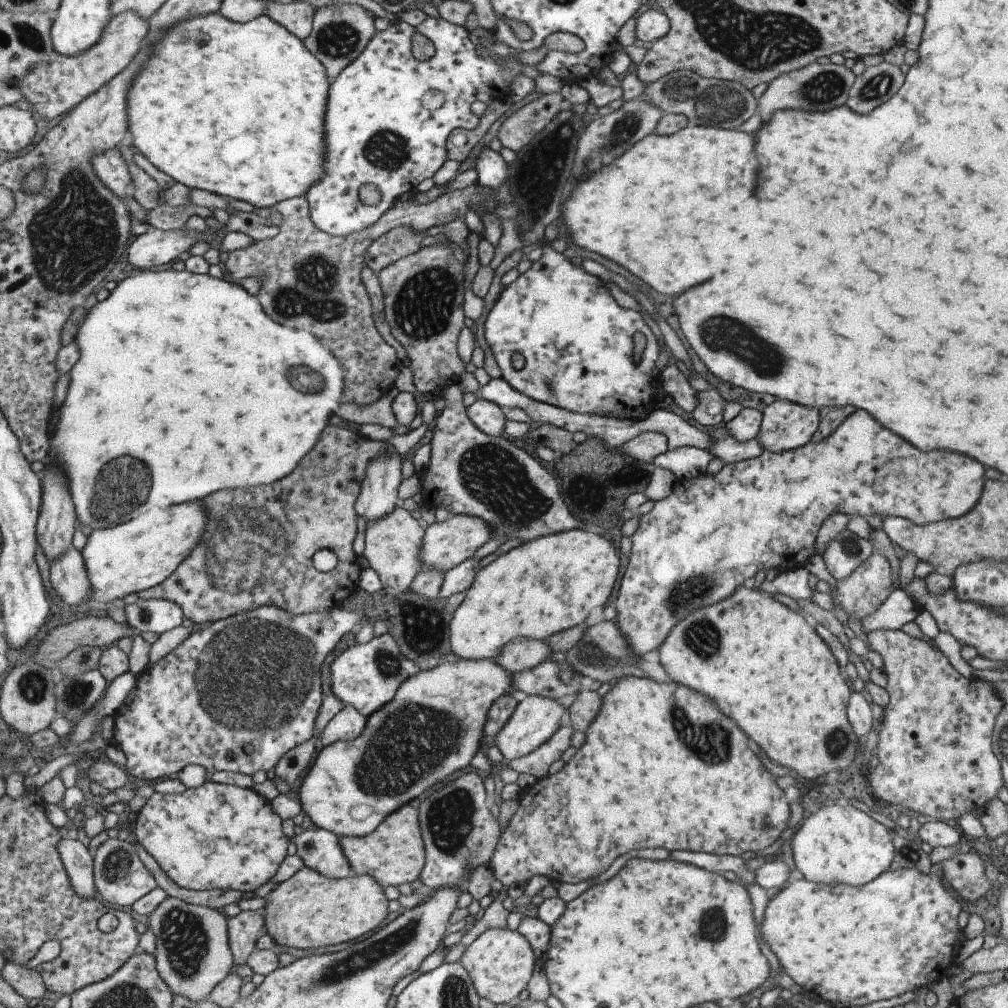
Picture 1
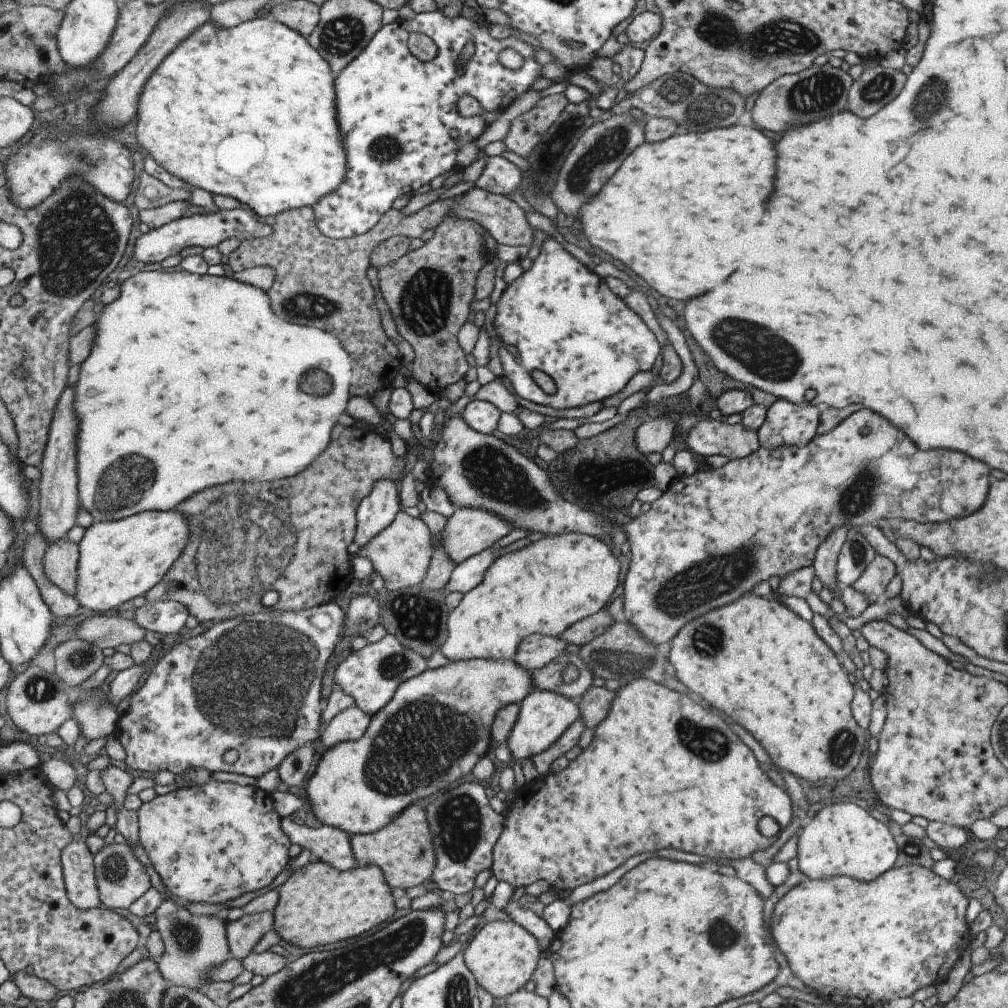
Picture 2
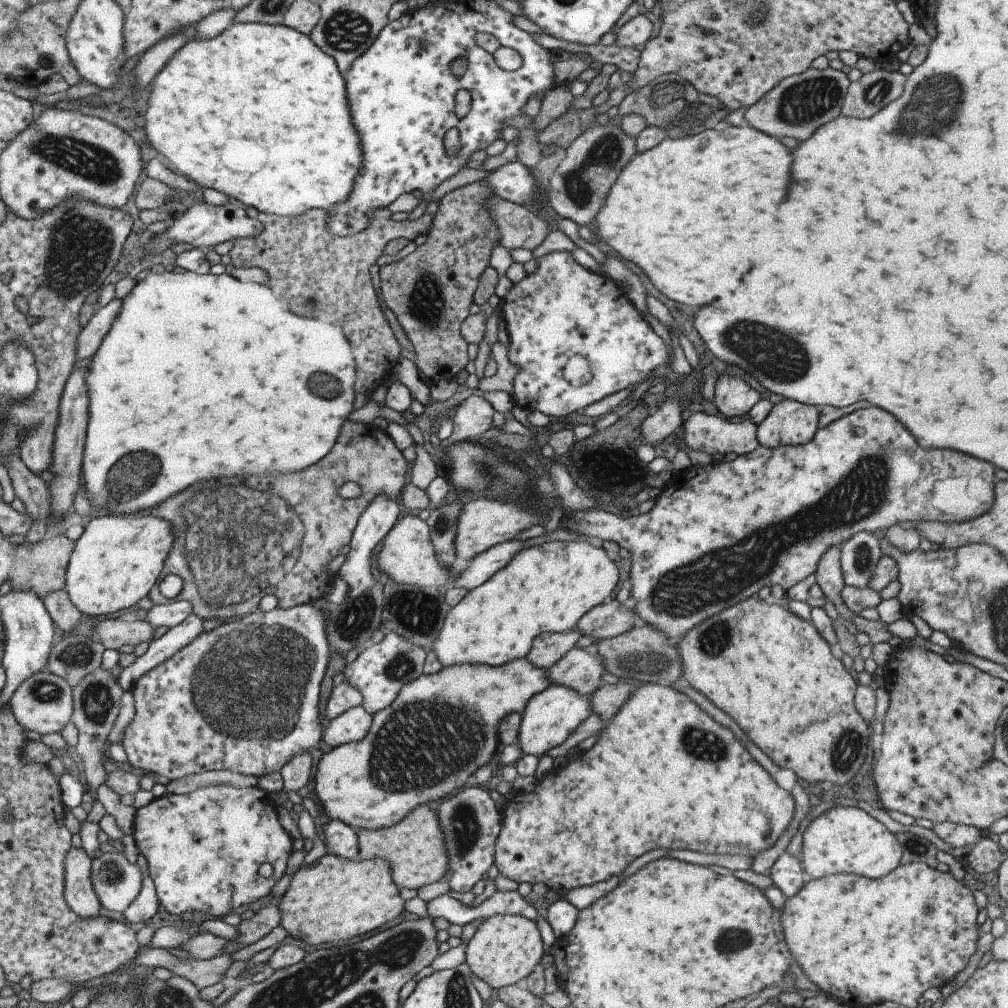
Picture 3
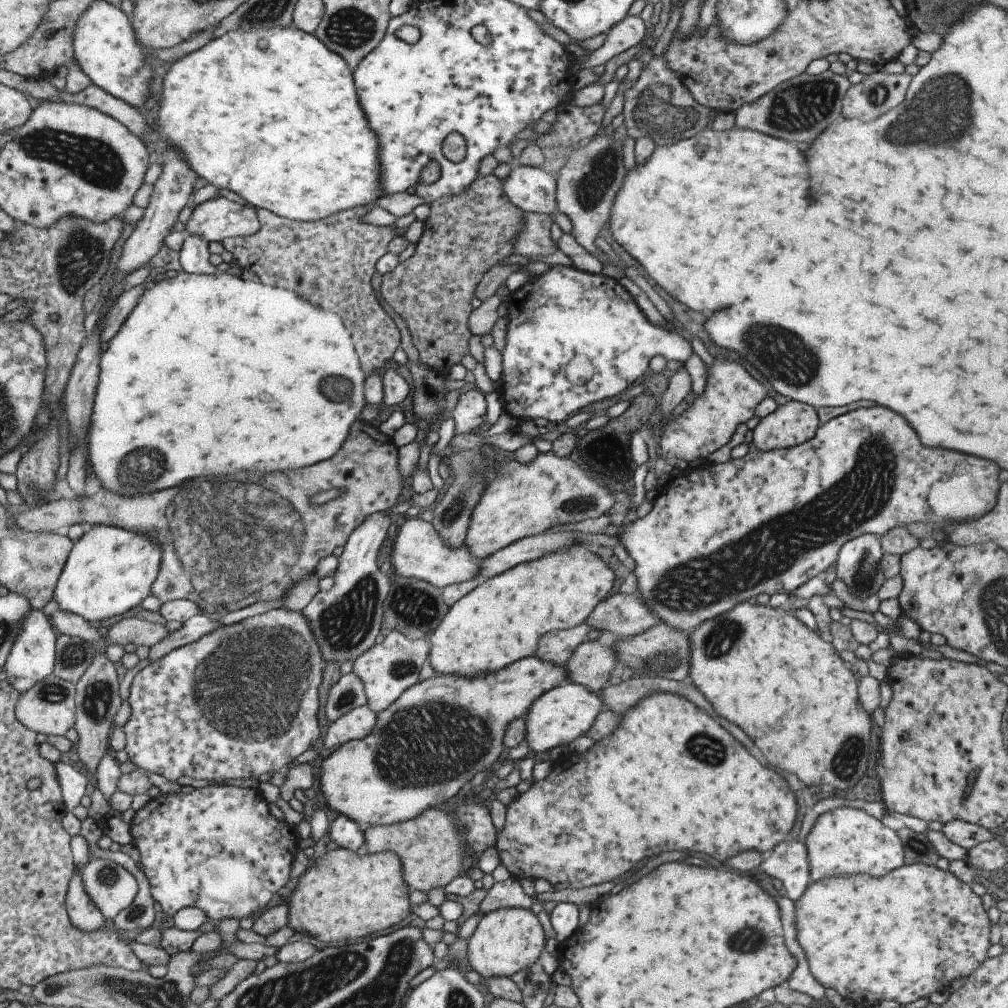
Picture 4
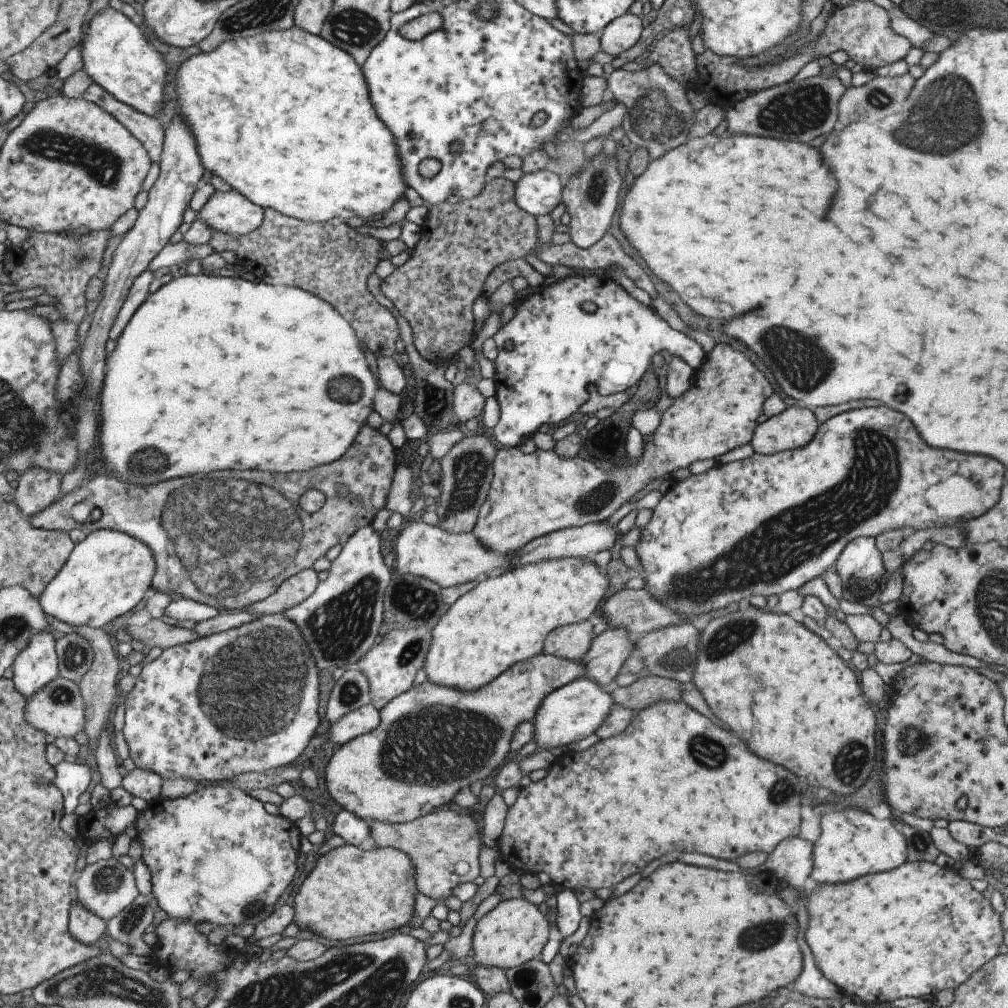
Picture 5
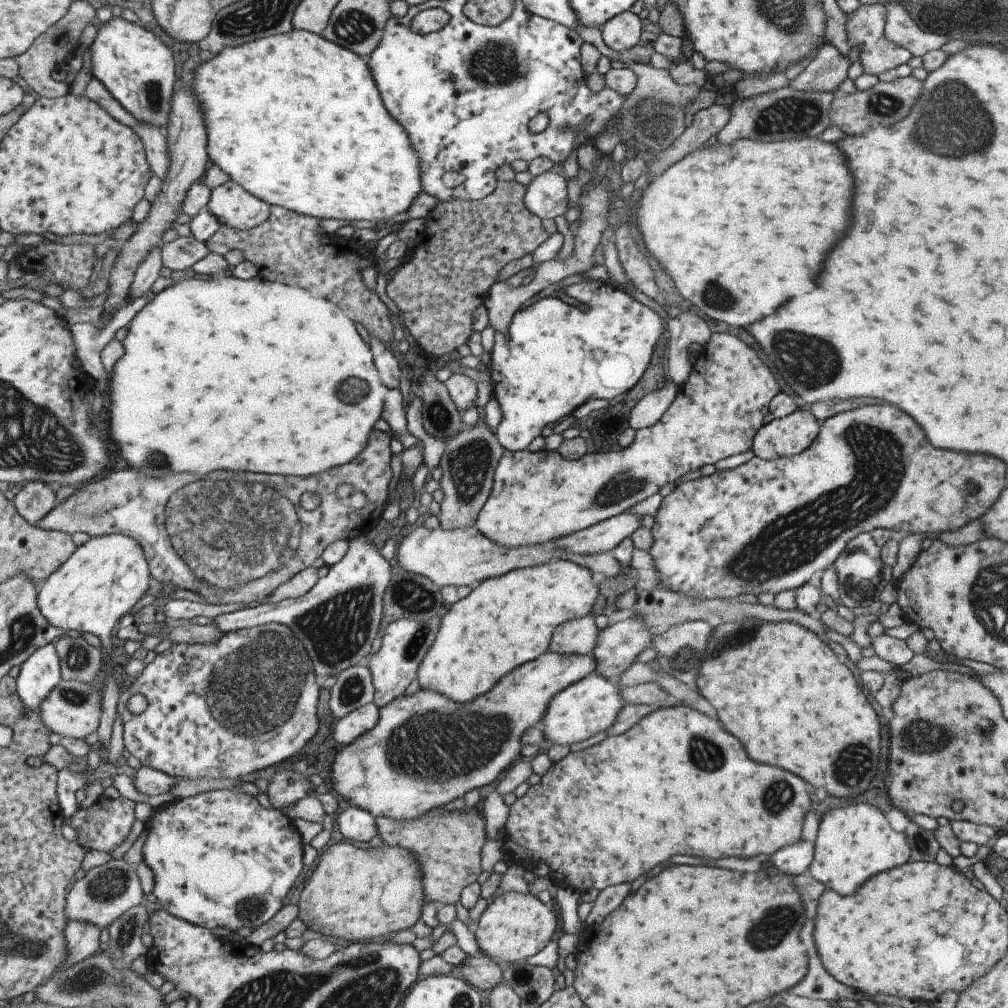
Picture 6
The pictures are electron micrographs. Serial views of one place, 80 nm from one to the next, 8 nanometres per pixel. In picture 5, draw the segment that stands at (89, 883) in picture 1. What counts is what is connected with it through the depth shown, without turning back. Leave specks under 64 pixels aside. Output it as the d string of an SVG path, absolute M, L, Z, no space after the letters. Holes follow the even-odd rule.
M70 901L68 910L69 934L79 942L90 945L97 942L106 928L106 921L94 915L77 901Z

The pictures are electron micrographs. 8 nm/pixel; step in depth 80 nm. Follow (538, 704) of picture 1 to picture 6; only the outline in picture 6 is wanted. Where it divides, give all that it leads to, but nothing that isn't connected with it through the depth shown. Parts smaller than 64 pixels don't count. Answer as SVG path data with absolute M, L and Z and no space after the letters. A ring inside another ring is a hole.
M591 672L581 680L556 692L546 704L545 712L538 723L544 739L549 740L553 745L570 745L584 741L598 732L605 732L623 704L618 693L620 688L618 681L608 681Z

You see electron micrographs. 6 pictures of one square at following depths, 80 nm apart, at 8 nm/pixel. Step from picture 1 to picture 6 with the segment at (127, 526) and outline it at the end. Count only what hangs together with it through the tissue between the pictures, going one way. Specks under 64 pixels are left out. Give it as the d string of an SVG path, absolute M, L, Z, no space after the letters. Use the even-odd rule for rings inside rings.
M109 533L88 537L56 571L37 586L36 605L56 633L75 630L97 636L101 647L101 665L109 672L112 661L111 630L115 622L144 596L149 576L143 550L129 536Z

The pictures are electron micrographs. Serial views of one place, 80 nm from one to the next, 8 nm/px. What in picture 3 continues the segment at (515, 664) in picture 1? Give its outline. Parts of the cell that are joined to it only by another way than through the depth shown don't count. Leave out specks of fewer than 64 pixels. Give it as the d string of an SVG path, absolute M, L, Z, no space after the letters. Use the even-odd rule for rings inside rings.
M567 631L557 634L541 634L533 638L533 648L527 651L525 659L530 661L535 668L548 669L555 664L571 647L575 646L580 634L575 631Z

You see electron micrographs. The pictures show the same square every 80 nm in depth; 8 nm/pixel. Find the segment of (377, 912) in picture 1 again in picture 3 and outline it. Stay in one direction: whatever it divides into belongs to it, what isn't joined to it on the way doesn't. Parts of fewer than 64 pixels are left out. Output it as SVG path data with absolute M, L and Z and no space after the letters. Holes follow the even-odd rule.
M325 854L322 857L319 857L316 861L313 861L310 865L304 865L298 869L291 877L289 885L286 888L286 891L283 893L280 898L280 902L277 906L280 912L279 926L287 932L288 936L295 938L295 940L301 940L305 944L327 944L327 942L339 942L339 940L347 940L347 938L355 936L363 936L367 932L373 932L377 930L379 926L385 926L389 924L393 918L395 918L401 911L403 911L403 902L404 900L398 895L398 888L393 884L390 875L389 865L381 859L369 859L363 861L357 859L355 861L348 861L341 857L337 858L333 855Z

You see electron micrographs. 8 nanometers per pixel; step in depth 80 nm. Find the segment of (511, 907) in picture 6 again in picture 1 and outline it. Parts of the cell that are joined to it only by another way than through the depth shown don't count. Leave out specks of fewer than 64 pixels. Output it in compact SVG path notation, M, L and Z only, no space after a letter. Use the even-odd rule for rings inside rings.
M489 929L482 932L471 944L468 944L460 956L460 965L468 972L475 992L493 1004L509 1004L517 1000L521 990L525 989L531 972L537 968L537 958L524 936L517 930Z

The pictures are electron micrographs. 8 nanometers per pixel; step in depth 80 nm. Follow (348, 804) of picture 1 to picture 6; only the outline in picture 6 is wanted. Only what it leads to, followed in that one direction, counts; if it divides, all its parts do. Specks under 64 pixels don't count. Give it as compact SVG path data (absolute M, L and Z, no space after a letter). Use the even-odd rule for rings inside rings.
M545 651L542 655L537 656L537 660L531 660L527 664L521 664L519 668L513 668L513 672L509 672L507 676L503 676L491 690L485 692L485 694L476 696L471 699L471 702L467 701L465 704L457 703L453 706L453 700L449 700L444 694L437 691L430 691L427 689L418 689L412 694L399 695L391 702L388 702L384 707L379 707L378 722L377 724L359 735L353 742L343 745L338 751L332 763L330 764L330 781L333 790L345 801L351 808L355 807L362 811L371 813L375 818L385 817L396 821L404 820L408 821L418 817L419 815L427 812L432 812L432 809L442 808L447 802L463 796L465 792L472 788L481 788L485 784L489 784L492 780L495 780L507 767L511 766L517 758L521 758L519 750L521 744L519 737L529 728L539 723L540 718L546 709L546 704L549 699L560 690L568 687L571 683L581 680L584 676L588 676L589 673L594 670L595 659L589 654L587 655L560 655L553 651Z

